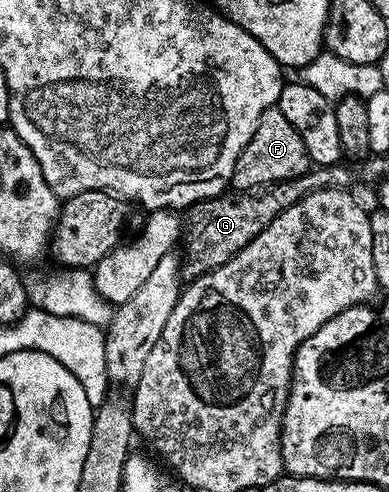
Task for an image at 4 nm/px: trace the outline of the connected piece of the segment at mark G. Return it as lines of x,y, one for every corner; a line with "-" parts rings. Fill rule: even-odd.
343,165
316,166
296,179
284,179
279,183
270,184
260,194
243,191
236,198
229,197
230,195
206,198
200,215
189,227
189,237
185,245
187,259
184,258
181,265
182,276
186,280
193,281
232,262
237,253
242,254
251,245
249,244
251,241
266,232
268,225
275,218
290,210
293,204
304,199
309,192
319,191
322,187
346,184
343,183
346,179
347,171

